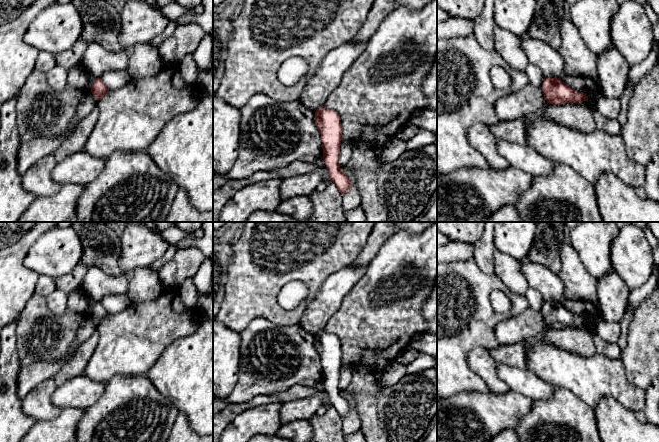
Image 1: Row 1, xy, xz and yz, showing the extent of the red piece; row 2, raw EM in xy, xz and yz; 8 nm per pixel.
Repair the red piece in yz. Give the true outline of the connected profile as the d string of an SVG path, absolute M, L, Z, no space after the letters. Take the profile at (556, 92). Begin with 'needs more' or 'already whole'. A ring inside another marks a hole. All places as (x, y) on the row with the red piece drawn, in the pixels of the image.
already whole; M546 78L541 87L545 100L553 105L588 101L586 94L566 85L560 78Z

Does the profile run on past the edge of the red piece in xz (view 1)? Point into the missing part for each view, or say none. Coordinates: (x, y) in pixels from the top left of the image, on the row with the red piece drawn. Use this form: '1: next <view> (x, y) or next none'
1: next none

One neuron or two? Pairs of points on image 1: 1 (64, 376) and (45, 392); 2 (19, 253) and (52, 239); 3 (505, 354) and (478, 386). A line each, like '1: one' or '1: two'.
1: two
2: two
3: two

